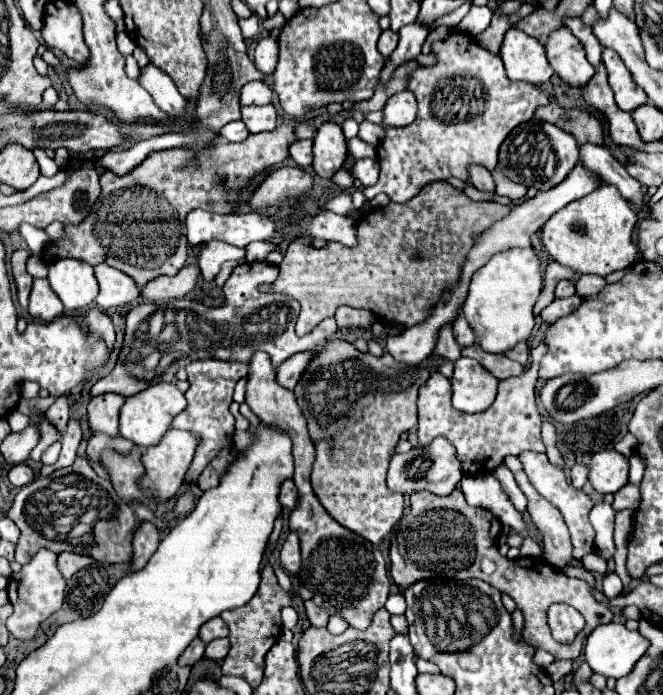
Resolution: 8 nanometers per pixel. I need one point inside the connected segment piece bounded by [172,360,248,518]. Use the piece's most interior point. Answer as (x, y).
(212, 382)

